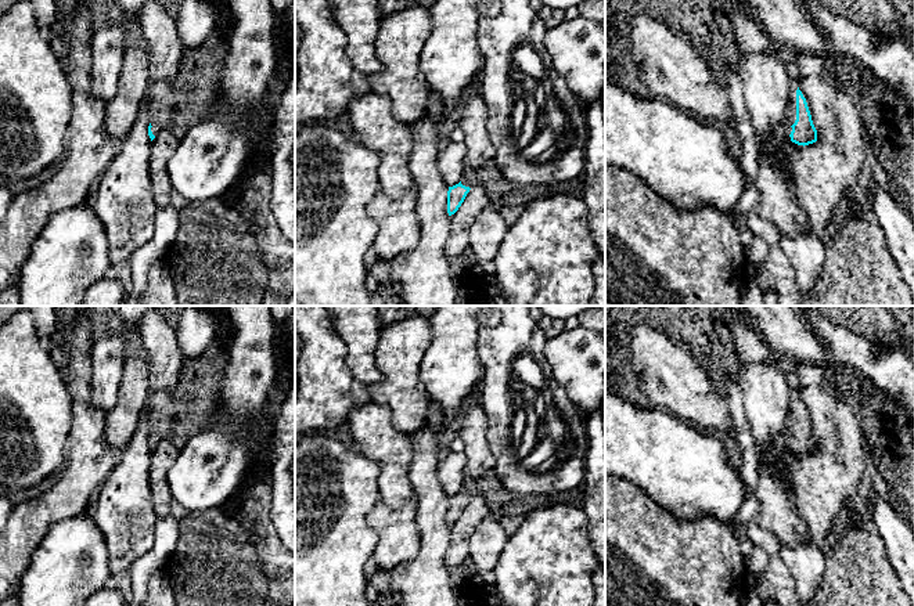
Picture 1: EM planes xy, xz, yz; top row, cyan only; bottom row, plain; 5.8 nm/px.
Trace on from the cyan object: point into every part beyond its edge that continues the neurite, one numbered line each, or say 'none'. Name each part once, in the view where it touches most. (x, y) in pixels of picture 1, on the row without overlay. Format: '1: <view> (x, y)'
1: yz (791, 419)

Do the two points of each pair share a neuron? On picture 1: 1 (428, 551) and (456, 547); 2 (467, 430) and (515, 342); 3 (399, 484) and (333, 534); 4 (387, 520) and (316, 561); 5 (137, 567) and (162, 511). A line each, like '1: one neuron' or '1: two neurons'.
1: two neurons
2: two neurons
3: two neurons
4: two neurons
5: two neurons

